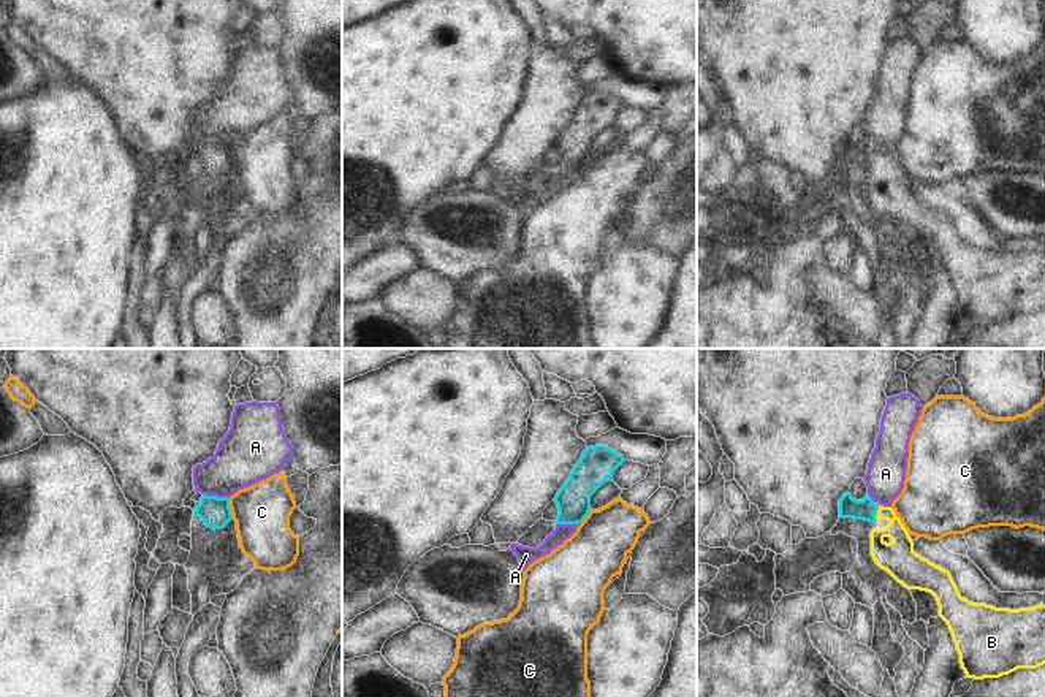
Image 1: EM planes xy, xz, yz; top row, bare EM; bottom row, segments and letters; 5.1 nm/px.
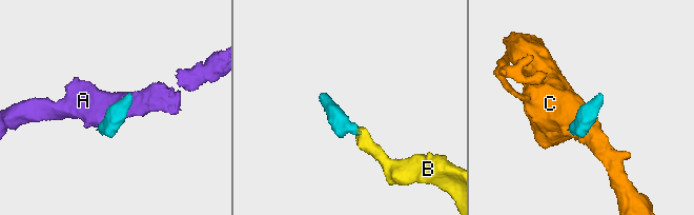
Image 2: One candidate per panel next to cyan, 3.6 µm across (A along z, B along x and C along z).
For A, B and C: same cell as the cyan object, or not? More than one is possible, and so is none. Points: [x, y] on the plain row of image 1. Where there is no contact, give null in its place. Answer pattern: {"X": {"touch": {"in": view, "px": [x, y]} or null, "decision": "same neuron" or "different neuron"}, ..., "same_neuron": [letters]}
{"A": {"touch": {"in": "xy", "px": [216, 141]}, "decision": "different neuron"}, "B": {"touch": {"in": "yz", "px": [876, 159]}, "decision": "same neuron"}, "C": {"touch": {"in": "xy", "px": [230, 154]}, "decision": "different neuron"}, "same_neuron": ["B"]}

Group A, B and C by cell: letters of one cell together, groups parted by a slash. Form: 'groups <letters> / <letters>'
groups A / B / C

